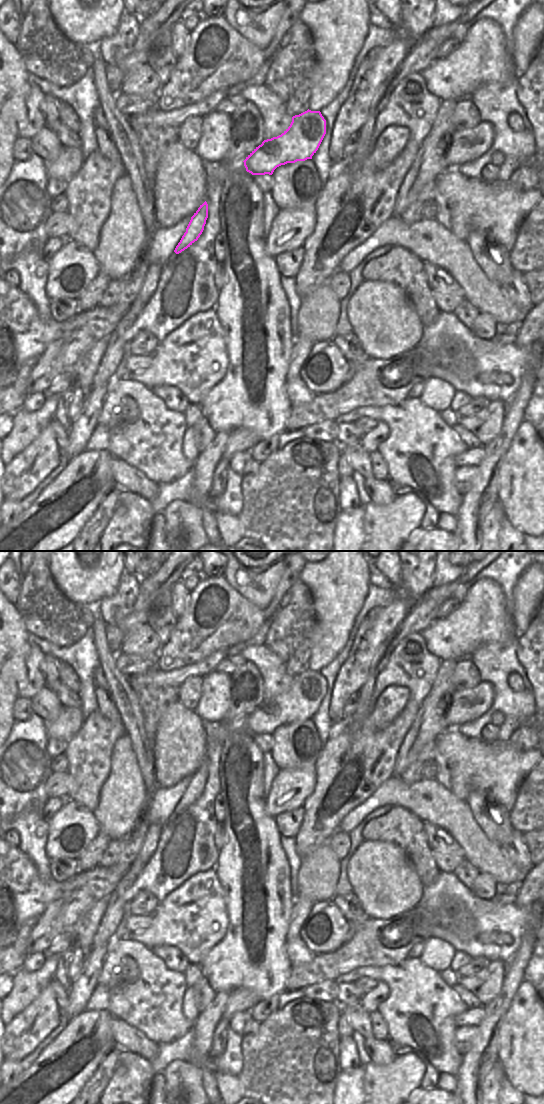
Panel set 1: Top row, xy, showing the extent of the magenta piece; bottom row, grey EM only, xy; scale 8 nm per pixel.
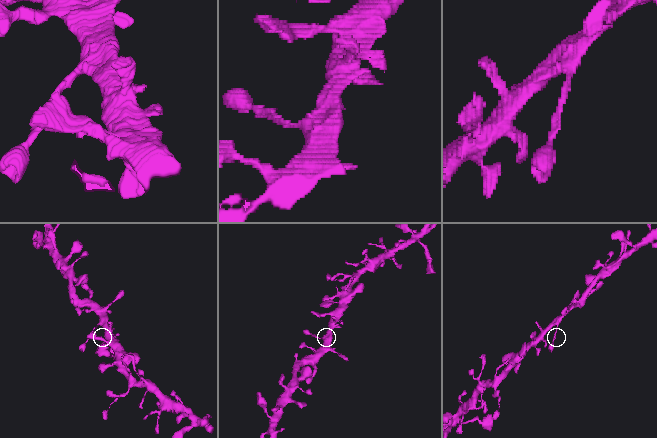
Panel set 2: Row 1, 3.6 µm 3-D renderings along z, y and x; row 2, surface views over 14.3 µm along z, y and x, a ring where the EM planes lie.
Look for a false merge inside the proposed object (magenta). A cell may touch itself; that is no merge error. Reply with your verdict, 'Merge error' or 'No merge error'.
No merge error.

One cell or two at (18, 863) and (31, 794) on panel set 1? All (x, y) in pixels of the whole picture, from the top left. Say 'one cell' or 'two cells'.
two cells

